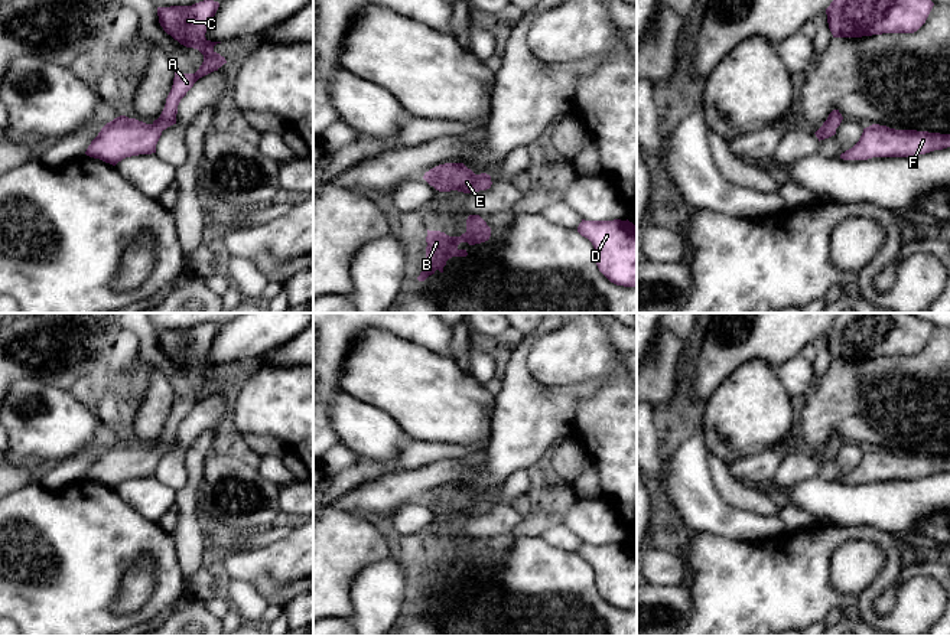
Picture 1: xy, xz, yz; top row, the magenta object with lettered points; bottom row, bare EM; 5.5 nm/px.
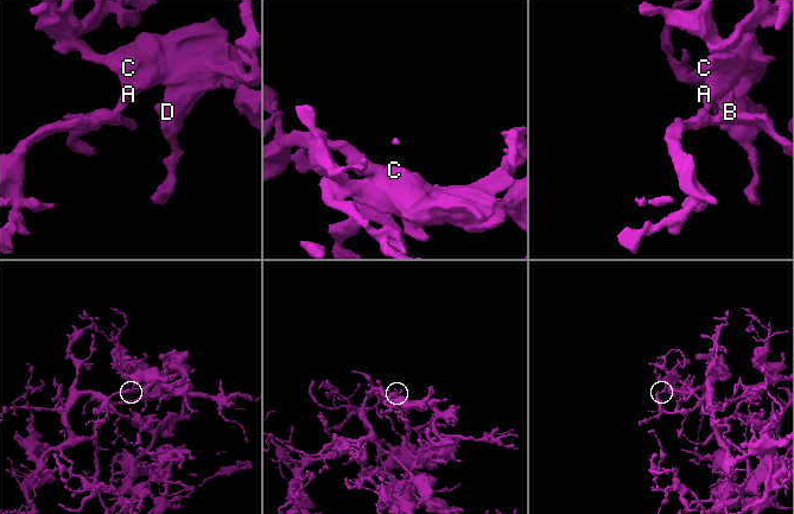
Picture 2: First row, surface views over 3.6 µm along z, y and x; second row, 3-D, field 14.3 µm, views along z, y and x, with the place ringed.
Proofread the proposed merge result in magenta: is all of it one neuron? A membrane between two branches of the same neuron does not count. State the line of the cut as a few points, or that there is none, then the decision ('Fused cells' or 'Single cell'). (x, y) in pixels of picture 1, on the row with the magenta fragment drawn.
No split. Single cell

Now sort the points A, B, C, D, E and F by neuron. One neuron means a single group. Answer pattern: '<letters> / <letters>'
A B C D E F

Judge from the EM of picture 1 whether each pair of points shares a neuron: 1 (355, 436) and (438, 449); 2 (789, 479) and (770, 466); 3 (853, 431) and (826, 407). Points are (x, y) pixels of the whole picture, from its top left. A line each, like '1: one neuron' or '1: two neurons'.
1: two neurons
2: two neurons
3: one neuron

